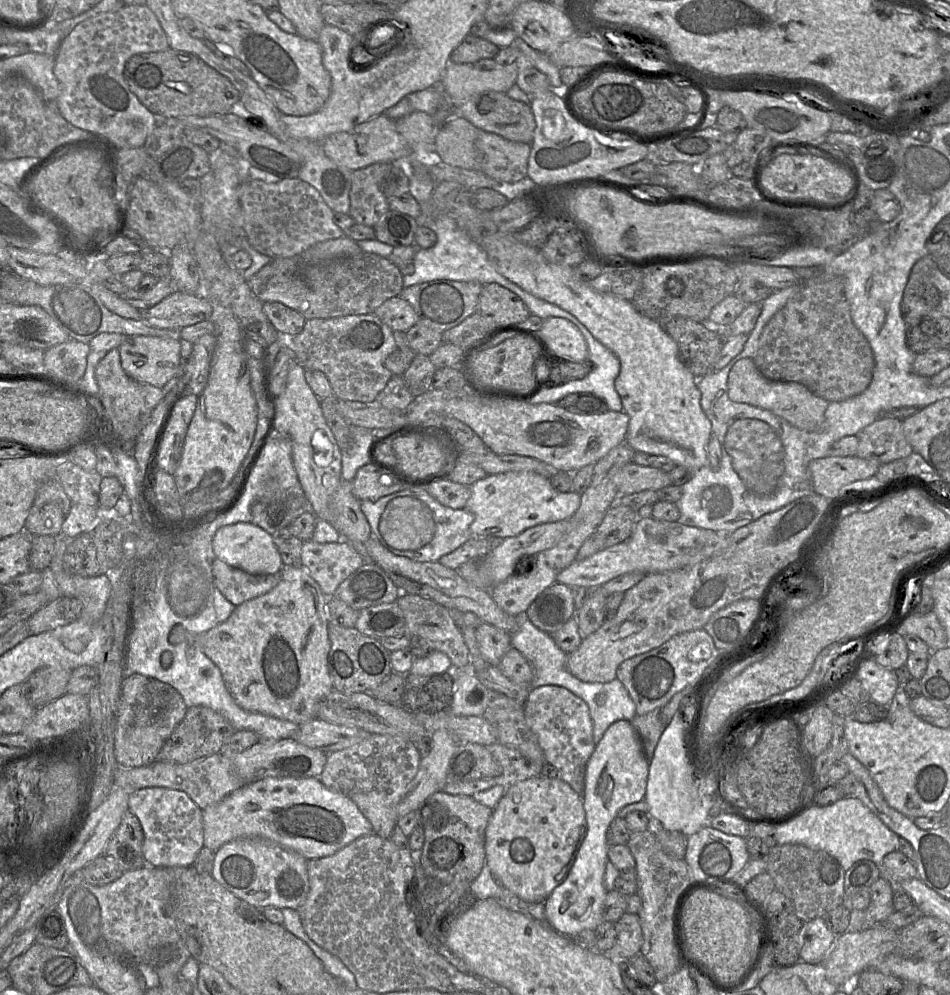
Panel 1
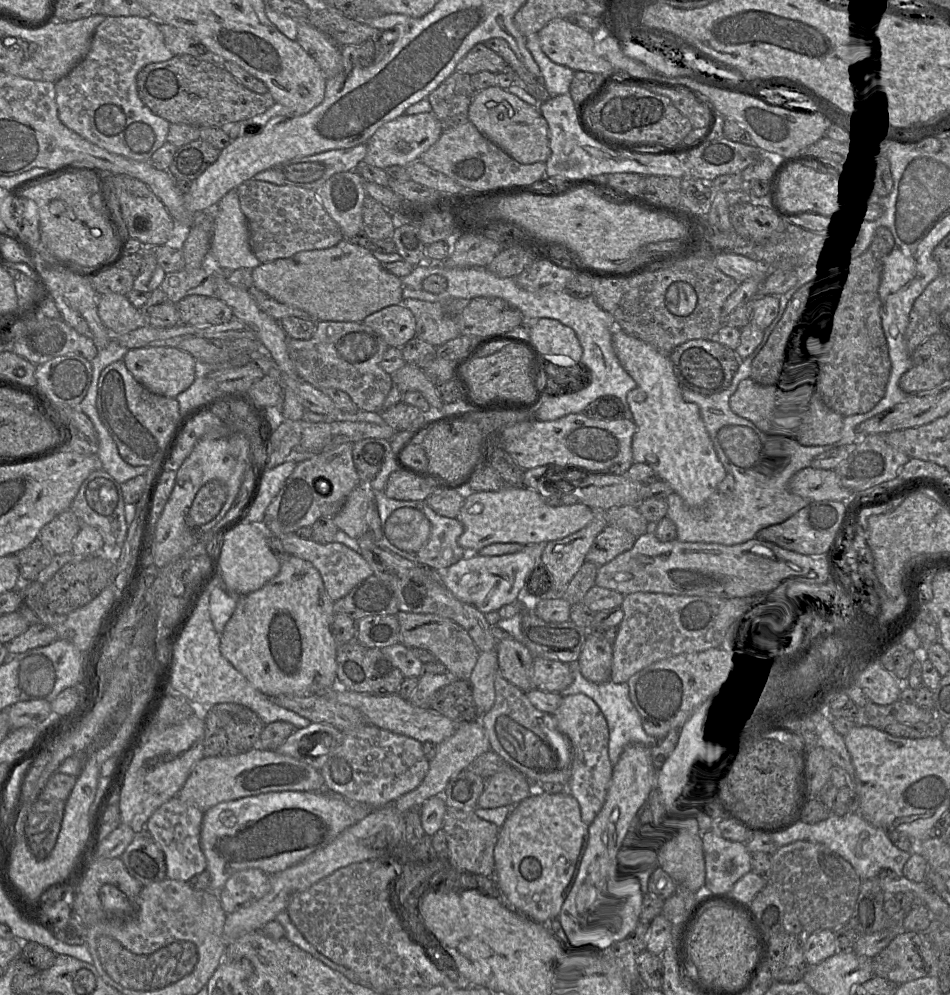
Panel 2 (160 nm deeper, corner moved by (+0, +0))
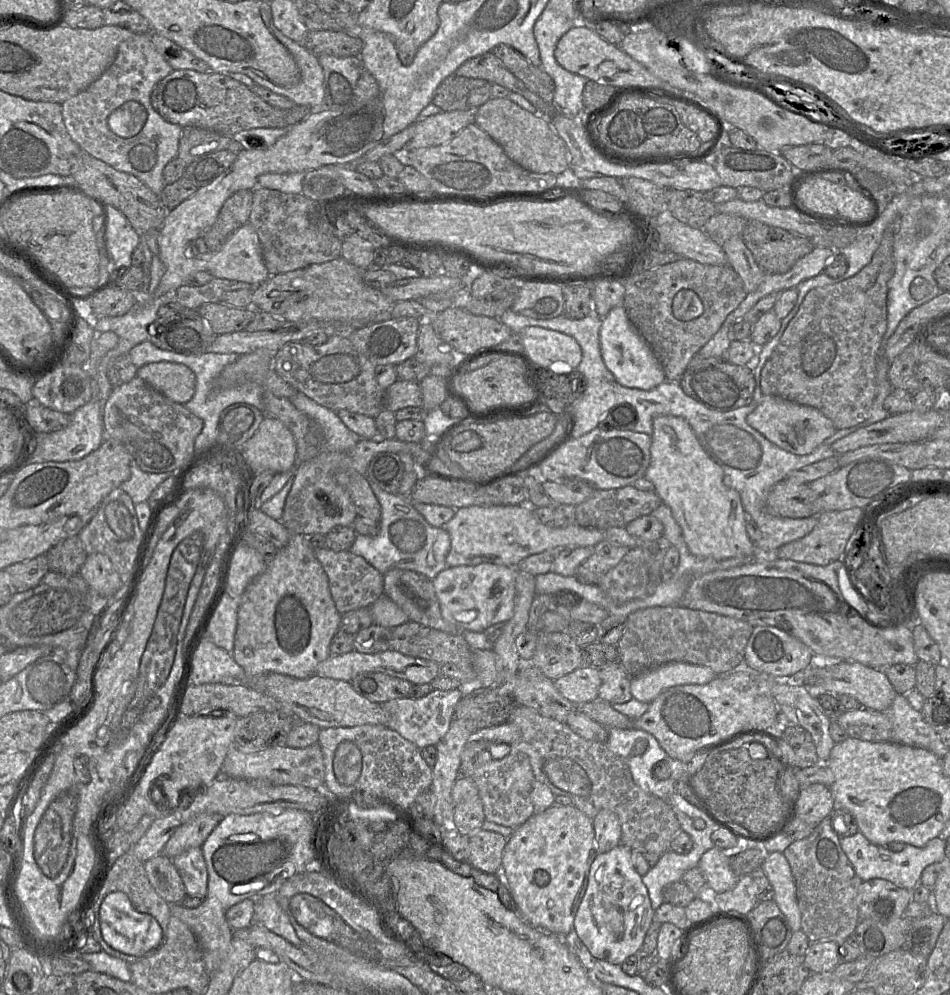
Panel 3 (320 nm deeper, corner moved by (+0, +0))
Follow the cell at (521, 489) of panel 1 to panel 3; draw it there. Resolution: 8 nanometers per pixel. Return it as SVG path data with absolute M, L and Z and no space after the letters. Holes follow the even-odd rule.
M528 505L468 506L456 510L452 519L444 525L450 536L450 551L446 557L447 567L475 566L492 563L517 568L524 558L544 552L554 547L576 548L594 547L604 539L604 531L582 527L575 523L564 528L542 524Z

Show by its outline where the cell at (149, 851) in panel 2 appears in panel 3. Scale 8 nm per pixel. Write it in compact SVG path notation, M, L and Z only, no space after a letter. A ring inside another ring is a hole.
M160 853L143 864L145 873L155 891L169 904L181 904L187 892L172 859Z

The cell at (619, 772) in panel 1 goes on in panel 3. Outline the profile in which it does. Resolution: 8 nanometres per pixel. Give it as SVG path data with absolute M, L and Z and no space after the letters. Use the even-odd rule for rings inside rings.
M620 843L608 852L598 853L593 860L588 886L575 915L573 932L569 937L578 937L593 957L621 965L629 956L640 950L646 932L654 920L654 911L648 889L633 865L632 850Z

